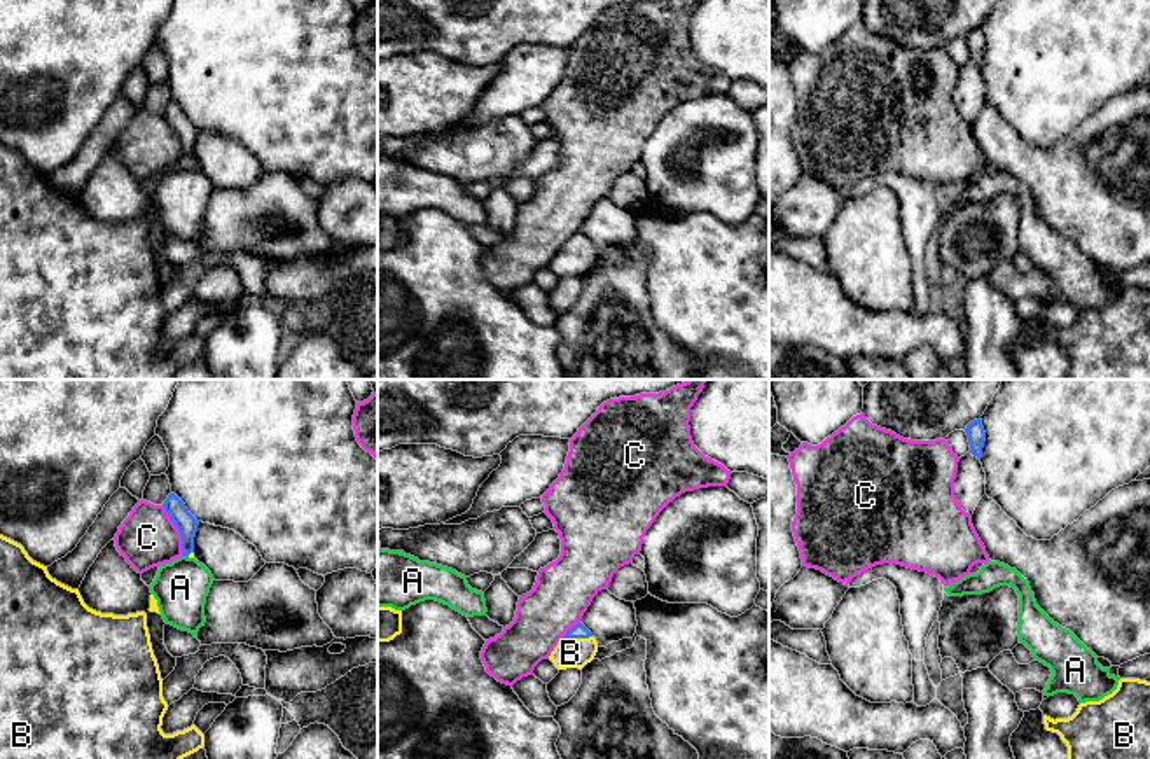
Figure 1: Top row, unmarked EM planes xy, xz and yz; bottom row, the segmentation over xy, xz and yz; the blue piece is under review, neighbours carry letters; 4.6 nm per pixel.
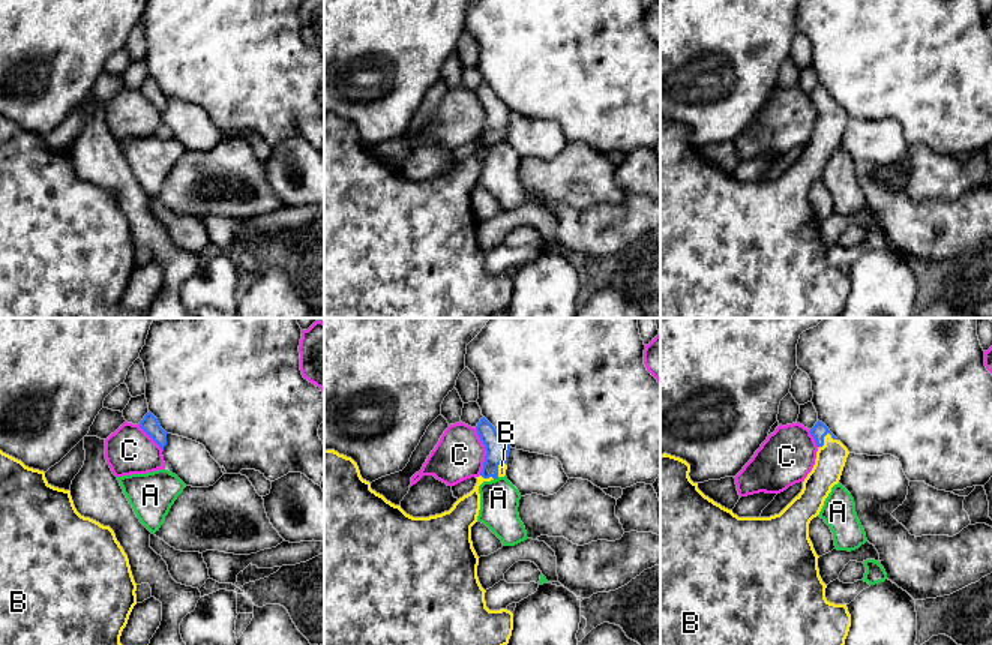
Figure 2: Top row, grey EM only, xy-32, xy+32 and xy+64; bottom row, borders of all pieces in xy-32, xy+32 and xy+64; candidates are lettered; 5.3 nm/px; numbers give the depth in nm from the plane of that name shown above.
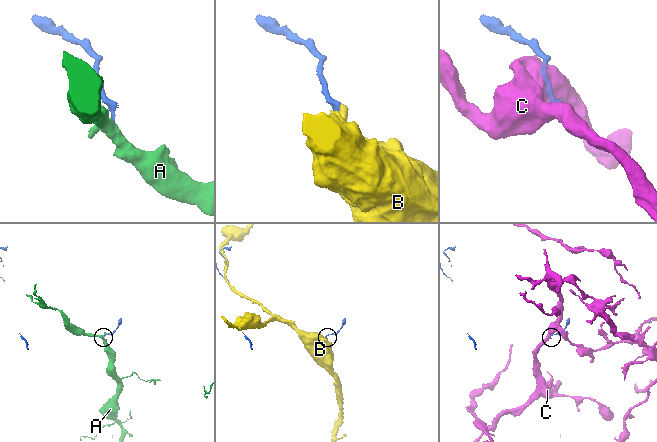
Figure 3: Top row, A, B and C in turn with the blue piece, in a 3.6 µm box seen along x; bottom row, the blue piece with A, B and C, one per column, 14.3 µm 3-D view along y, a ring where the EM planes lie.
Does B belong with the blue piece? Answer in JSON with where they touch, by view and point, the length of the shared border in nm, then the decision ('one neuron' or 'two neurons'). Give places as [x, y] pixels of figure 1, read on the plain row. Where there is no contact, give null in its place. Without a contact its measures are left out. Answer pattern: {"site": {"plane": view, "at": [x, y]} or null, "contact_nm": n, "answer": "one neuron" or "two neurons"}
{"site": {"plane": "xz", "at": [577, 245]}, "contact_nm": 140, "answer": "one neuron"}

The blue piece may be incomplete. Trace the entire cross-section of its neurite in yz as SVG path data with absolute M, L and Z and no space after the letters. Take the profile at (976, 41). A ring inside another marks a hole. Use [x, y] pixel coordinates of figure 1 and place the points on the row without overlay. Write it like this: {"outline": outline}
{"outline": "M979 26L979 28L970 30L966 33L965 40L968 44L970 61L980 68L982 66L984 47L986 47L982 28Z"}

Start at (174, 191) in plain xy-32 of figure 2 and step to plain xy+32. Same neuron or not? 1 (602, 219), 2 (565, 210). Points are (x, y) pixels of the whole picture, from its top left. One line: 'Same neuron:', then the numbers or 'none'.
Same neuron: none

